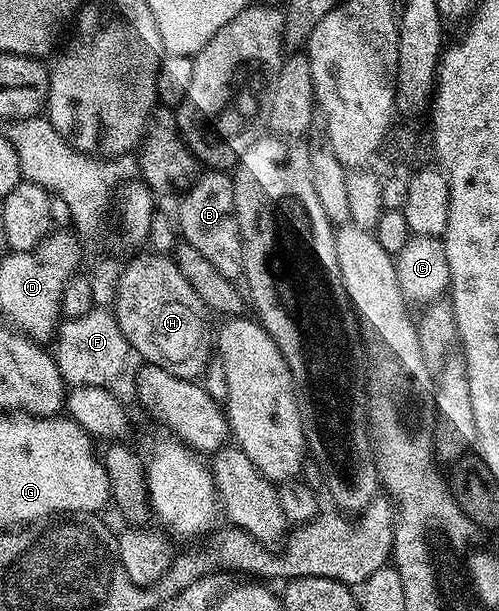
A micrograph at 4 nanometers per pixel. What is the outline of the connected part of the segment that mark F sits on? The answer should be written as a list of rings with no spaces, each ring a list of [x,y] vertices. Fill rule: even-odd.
[[[104,307],[90,309],[87,315],[65,318],[58,326],[53,348],[57,369],[62,381],[74,388],[76,386],[108,387],[123,371],[128,355],[131,354],[130,344],[124,339],[123,332],[111,310]]]

